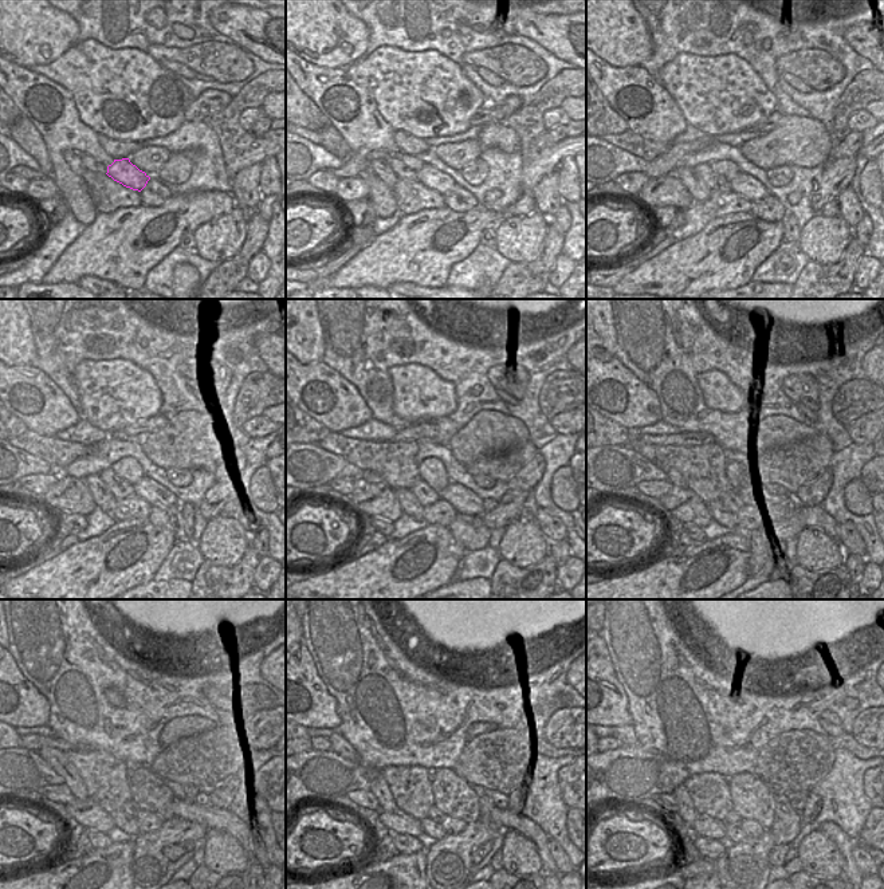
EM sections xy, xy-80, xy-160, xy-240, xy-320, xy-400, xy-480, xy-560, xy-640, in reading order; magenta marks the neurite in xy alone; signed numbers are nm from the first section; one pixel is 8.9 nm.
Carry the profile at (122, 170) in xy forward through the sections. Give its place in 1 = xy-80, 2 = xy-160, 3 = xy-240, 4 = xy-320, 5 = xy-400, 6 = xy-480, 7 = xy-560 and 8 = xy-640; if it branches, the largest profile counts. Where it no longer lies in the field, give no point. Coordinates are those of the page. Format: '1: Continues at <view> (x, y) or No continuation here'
1: Continues at xy-80 (431, 177)
2: Continues at xy-160 (745, 185)
3: Continues at xy-240 (156, 495)
4: Continues at xy-320 (463, 500)
5: Continues at xy-400 (774, 503)
6: Continues at xy-480 (212, 818)
7: Continues at xy-560 (505, 819)
8: Continues at xy-640 (844, 844)

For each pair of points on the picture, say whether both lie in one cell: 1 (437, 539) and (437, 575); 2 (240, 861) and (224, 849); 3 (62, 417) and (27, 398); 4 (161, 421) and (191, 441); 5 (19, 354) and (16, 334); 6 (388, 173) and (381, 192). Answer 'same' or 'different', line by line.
1: same
2: same
3: same
4: different
5: same
6: different

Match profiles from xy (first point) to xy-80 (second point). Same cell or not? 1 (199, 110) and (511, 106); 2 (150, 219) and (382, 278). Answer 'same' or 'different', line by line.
1: same
2: same

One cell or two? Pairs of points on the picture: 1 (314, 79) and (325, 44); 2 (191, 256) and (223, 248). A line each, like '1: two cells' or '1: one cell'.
1: two cells
2: two cells

